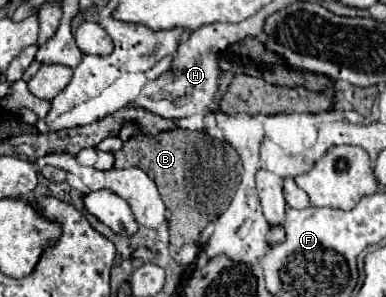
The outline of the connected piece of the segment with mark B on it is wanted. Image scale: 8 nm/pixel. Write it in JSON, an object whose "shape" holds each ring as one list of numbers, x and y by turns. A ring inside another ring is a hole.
{"shape":[[187,129,165,131,165,135,157,135,153,139,145,139,145,135,133,135,123,143,120,151,114,153,114,158,115,168,139,167,155,181,171,213,169,239,175,247,195,241,217,217,217,213,223,213,229,207,243,171,239,155,227,141]]}

